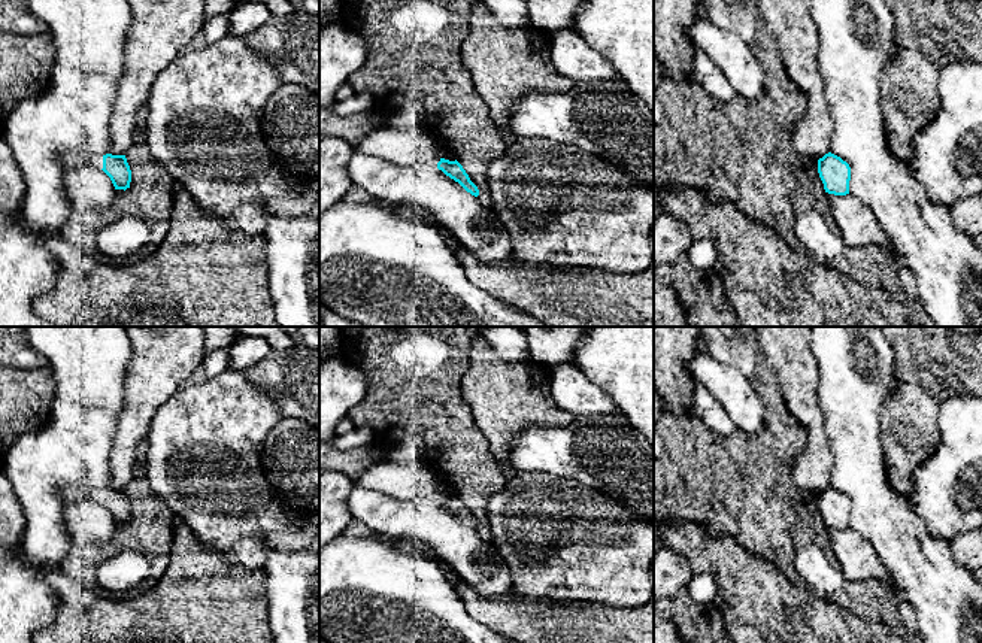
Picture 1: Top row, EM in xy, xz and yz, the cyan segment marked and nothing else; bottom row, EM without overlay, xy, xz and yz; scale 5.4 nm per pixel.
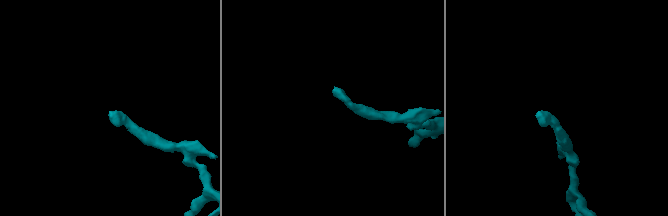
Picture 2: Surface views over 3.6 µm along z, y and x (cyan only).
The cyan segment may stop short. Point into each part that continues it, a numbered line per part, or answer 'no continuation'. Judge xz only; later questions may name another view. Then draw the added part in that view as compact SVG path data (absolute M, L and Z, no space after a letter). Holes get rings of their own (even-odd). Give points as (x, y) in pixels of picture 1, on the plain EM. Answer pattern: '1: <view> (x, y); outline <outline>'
1: xz (405, 481); outline M378 461L352 477L355 486L372 488L400 500L427 497L437 500L440 488L421 462Z

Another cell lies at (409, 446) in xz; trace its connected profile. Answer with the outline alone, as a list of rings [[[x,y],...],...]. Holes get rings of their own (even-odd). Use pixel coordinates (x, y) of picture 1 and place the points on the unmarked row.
[[[421,430],[400,433],[388,454],[391,462],[421,462],[425,459],[425,442]]]

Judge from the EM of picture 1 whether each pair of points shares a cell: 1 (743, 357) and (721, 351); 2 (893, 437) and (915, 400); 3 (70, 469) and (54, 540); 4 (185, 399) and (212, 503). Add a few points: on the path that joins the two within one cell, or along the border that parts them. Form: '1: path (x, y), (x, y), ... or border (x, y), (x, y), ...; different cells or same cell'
1: path (737, 354), (727, 351); same cell
2: path (902, 428), (911, 418), (911, 409); same cell
3: path (51, 482), (47, 487), (47, 521); same cell
4: path (199, 424), (203, 431), (203, 460), (211, 478); same cell

